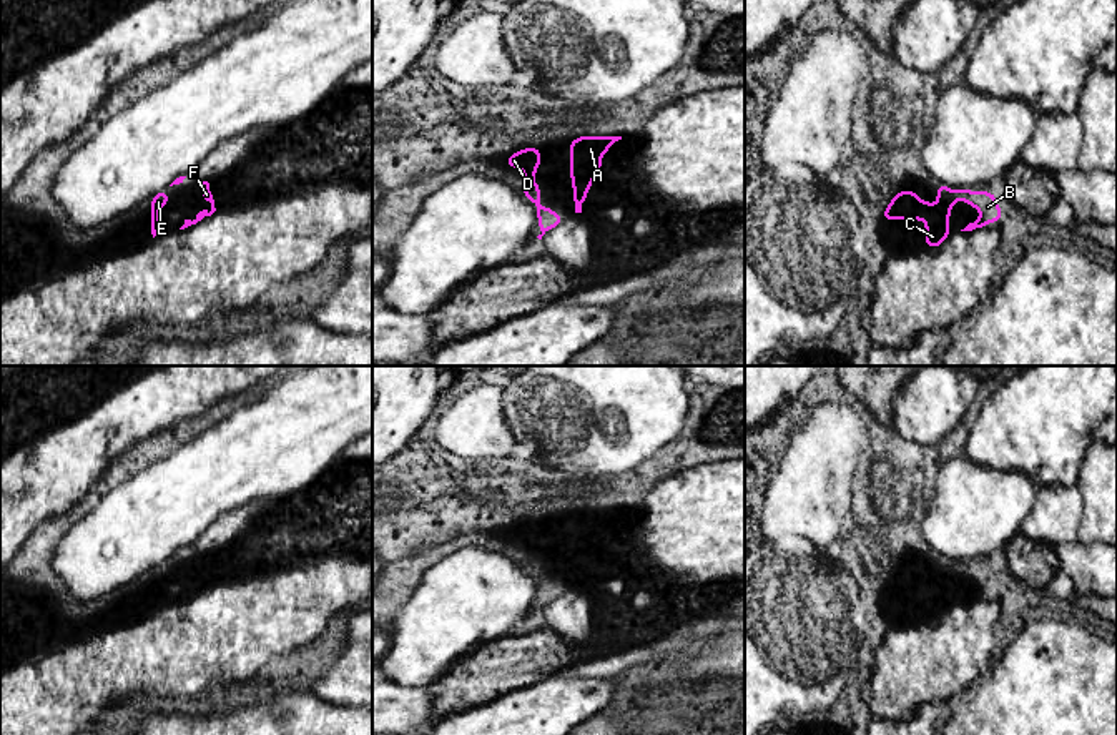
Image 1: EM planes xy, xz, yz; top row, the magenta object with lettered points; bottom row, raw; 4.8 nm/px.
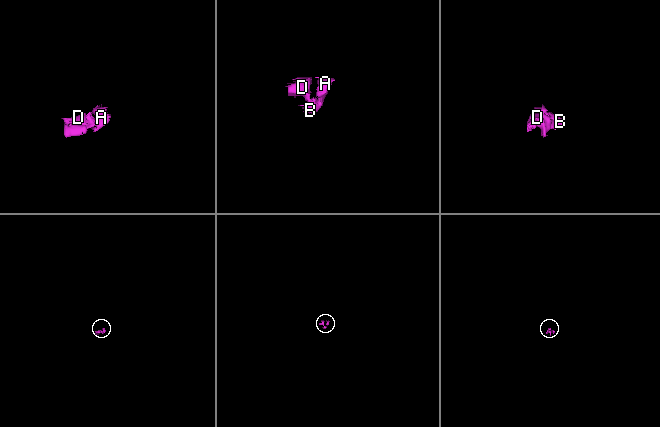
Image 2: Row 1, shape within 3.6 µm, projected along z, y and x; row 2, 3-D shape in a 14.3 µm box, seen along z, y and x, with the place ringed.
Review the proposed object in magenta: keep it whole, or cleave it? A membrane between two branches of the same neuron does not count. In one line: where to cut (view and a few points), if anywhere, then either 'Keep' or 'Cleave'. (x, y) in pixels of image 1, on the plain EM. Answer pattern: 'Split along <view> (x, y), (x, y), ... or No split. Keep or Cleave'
No split. Keep

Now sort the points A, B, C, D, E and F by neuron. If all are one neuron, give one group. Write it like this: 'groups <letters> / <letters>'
groups A B C D E F

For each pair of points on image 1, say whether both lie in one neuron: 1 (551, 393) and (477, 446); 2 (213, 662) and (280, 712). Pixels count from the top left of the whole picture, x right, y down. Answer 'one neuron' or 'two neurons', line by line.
1: two neurons
2: two neurons

